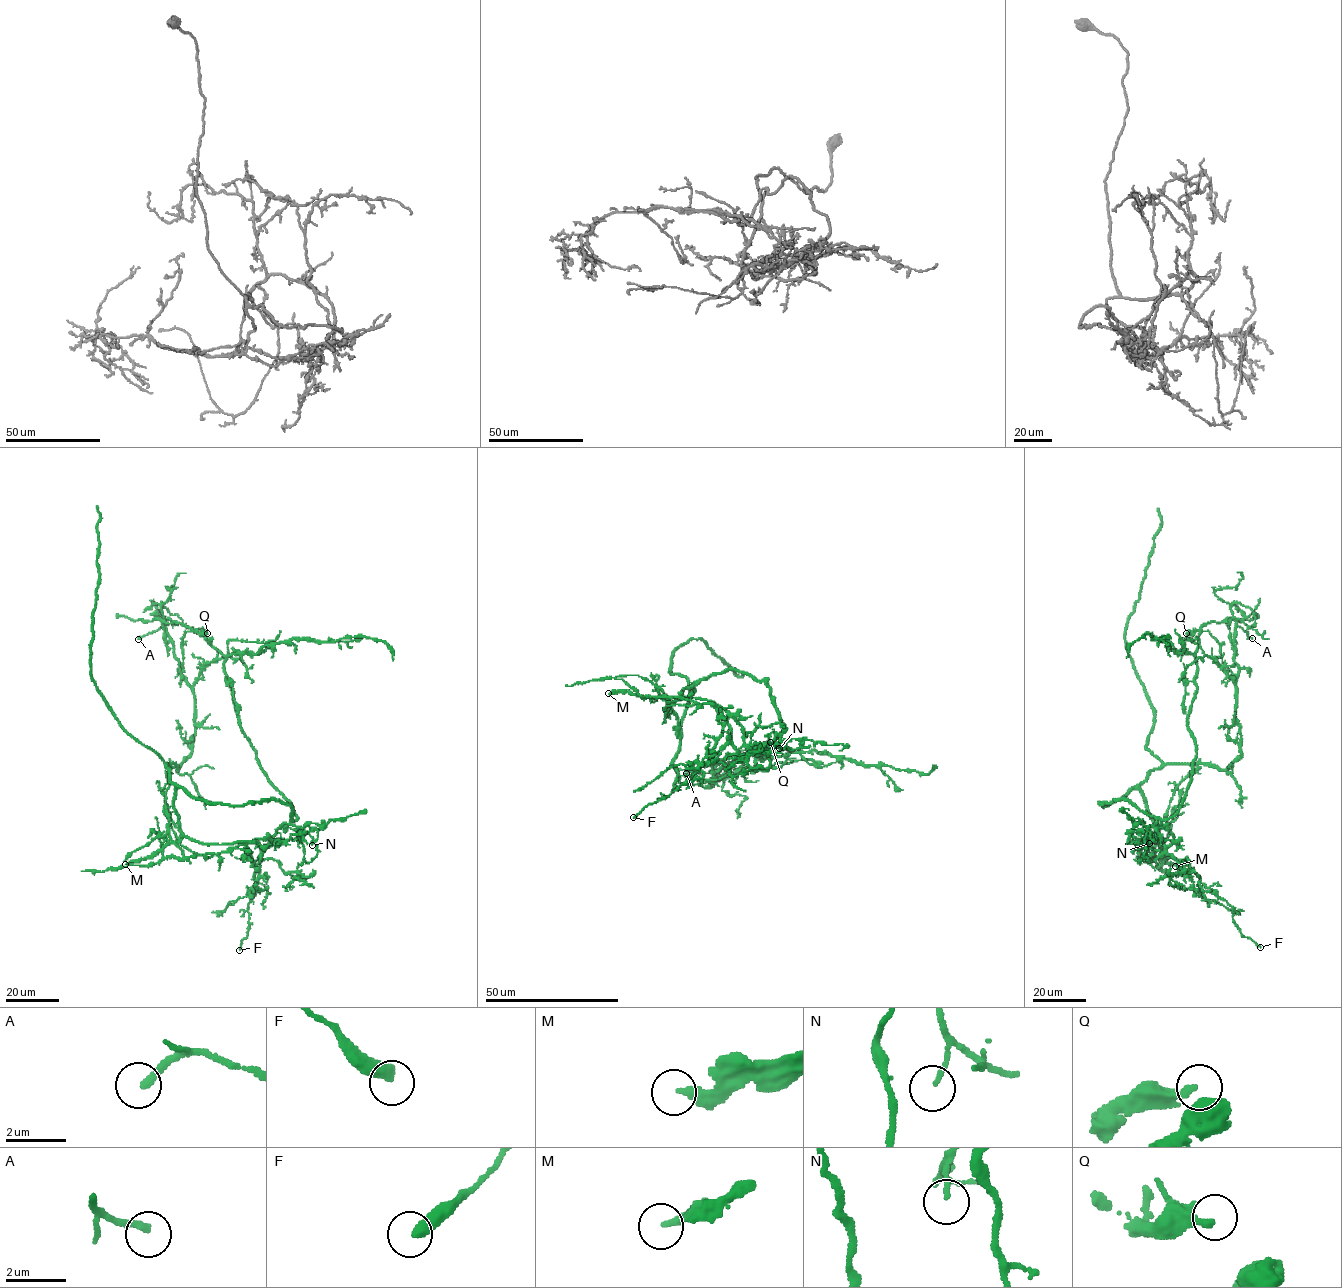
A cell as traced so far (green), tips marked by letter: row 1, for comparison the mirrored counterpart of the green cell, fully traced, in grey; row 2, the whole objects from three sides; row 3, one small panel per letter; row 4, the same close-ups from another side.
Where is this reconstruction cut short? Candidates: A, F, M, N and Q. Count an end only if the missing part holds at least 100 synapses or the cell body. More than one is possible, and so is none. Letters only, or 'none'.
none

